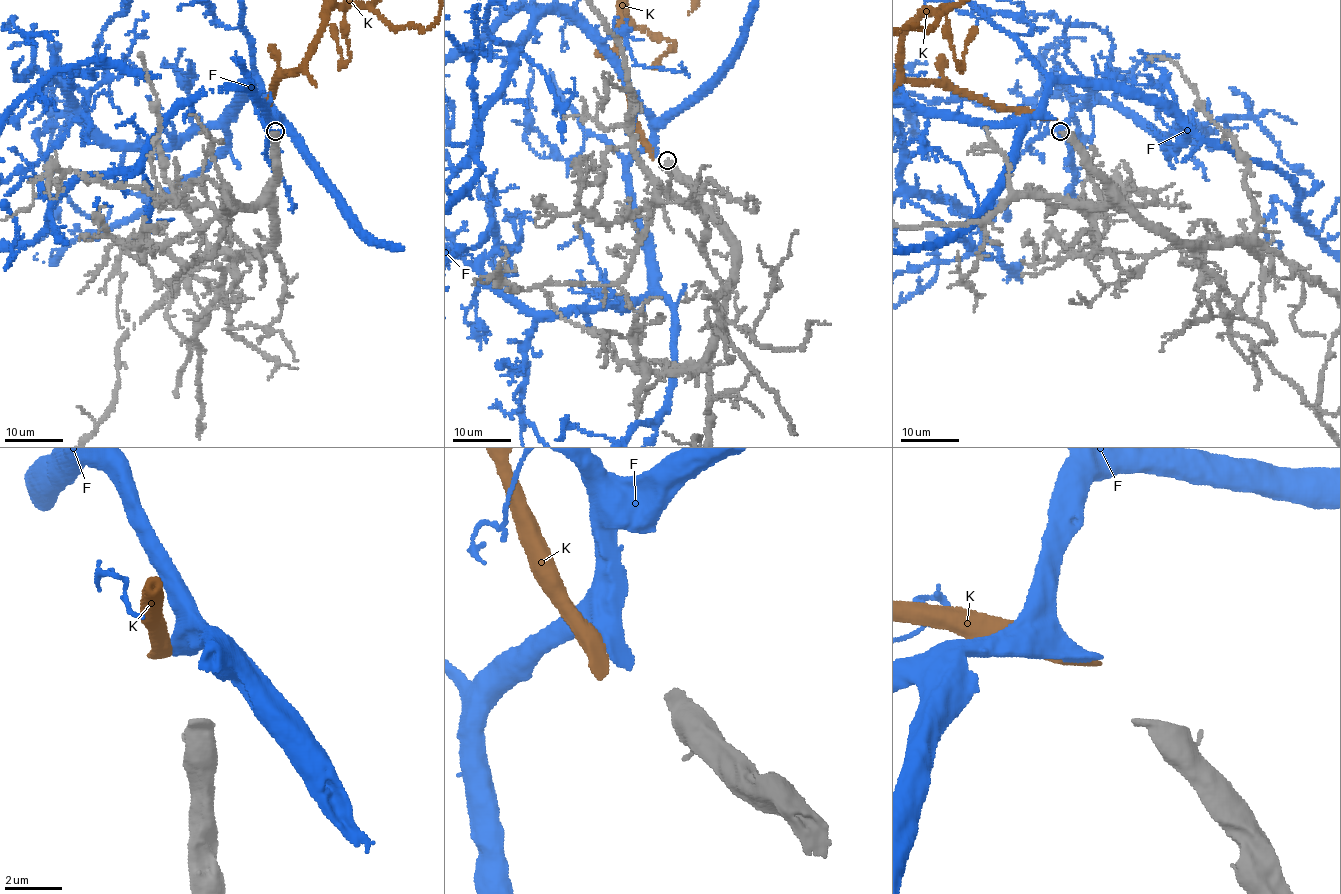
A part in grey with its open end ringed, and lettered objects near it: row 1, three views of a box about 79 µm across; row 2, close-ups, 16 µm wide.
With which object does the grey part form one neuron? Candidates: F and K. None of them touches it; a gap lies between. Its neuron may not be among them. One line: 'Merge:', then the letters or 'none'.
Merge: F

